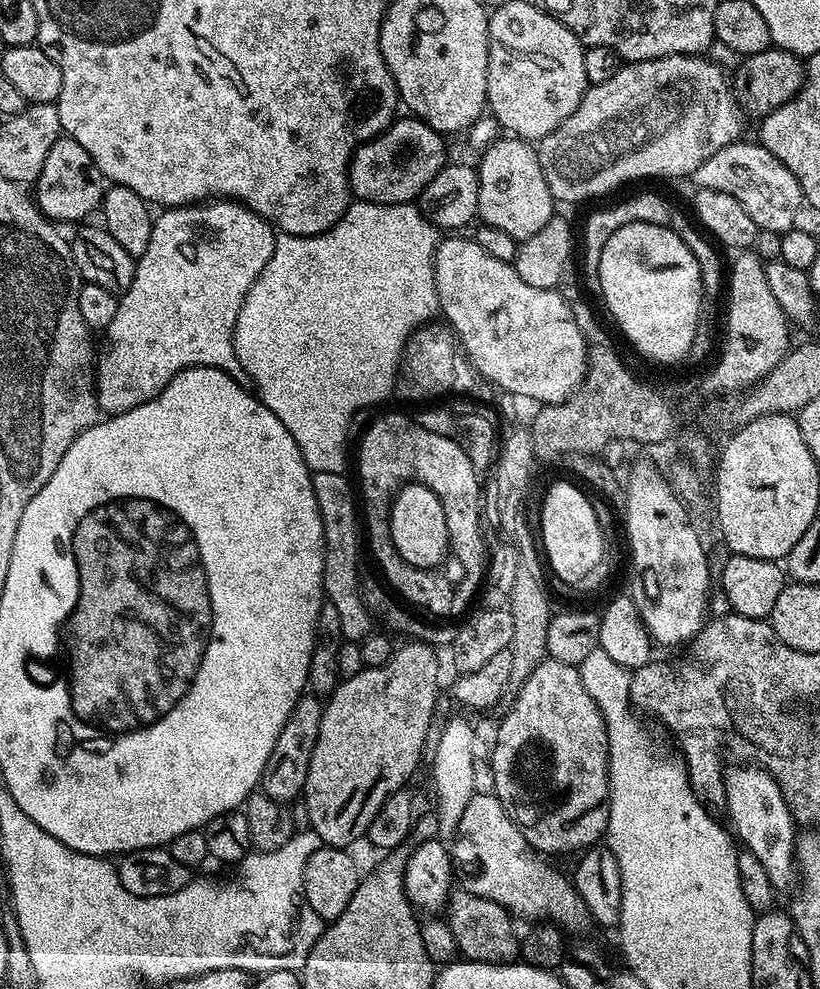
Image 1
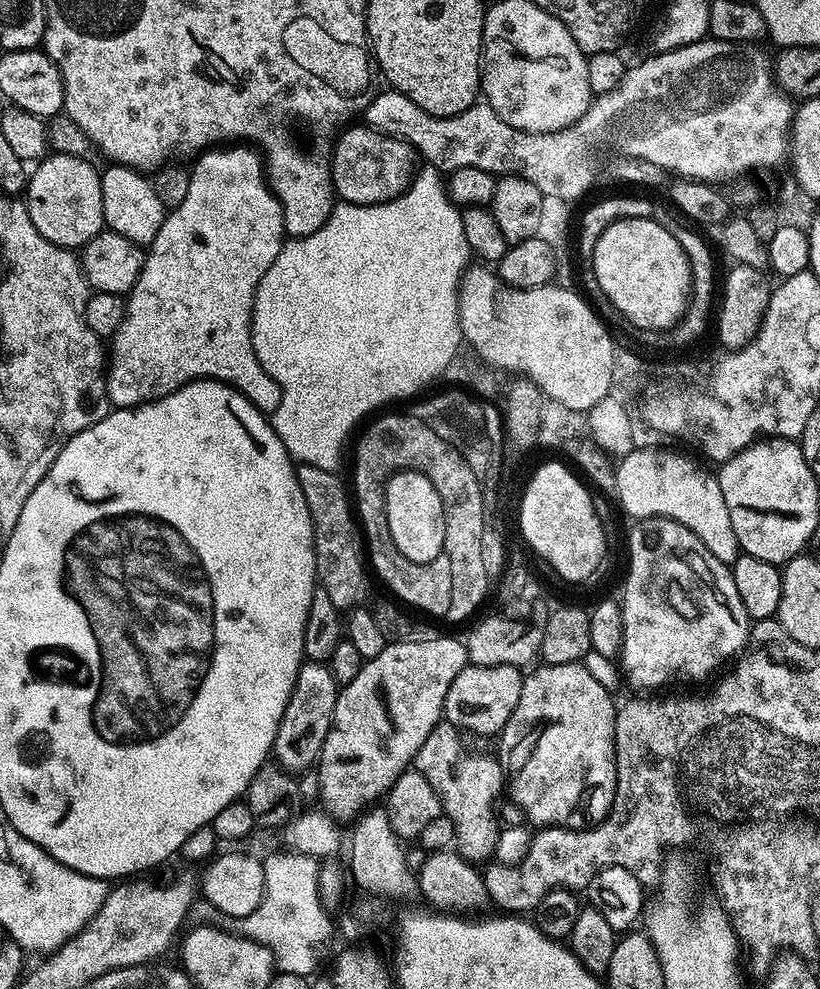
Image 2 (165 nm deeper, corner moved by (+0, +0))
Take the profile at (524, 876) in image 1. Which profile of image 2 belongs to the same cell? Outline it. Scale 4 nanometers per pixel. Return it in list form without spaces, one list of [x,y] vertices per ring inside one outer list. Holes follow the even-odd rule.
[[[441,722],[437,724],[436,729],[430,734],[430,738],[426,738],[426,742],[421,748],[418,750],[418,754],[416,756],[424,756],[424,764],[414,764],[415,771],[421,772],[421,774],[426,778],[426,782],[430,782],[430,786],[436,791],[436,793],[440,796],[440,803],[442,805],[443,815],[448,816],[450,821],[453,822],[454,828],[456,830],[455,836],[455,847],[458,849],[461,856],[464,857],[465,860],[469,862],[481,862],[480,860],[487,861],[492,851],[496,848],[496,839],[499,838],[500,832],[496,829],[496,824],[498,825],[497,817],[494,815],[494,808],[492,812],[492,802],[495,800],[496,795],[499,794],[500,791],[505,791],[506,788],[506,772],[504,776],[504,768],[499,764],[498,761],[495,760],[492,756],[483,756],[480,752],[471,752],[470,749],[467,748],[466,745],[463,744],[462,741],[462,733],[459,728],[455,728],[452,724],[447,722]]]

